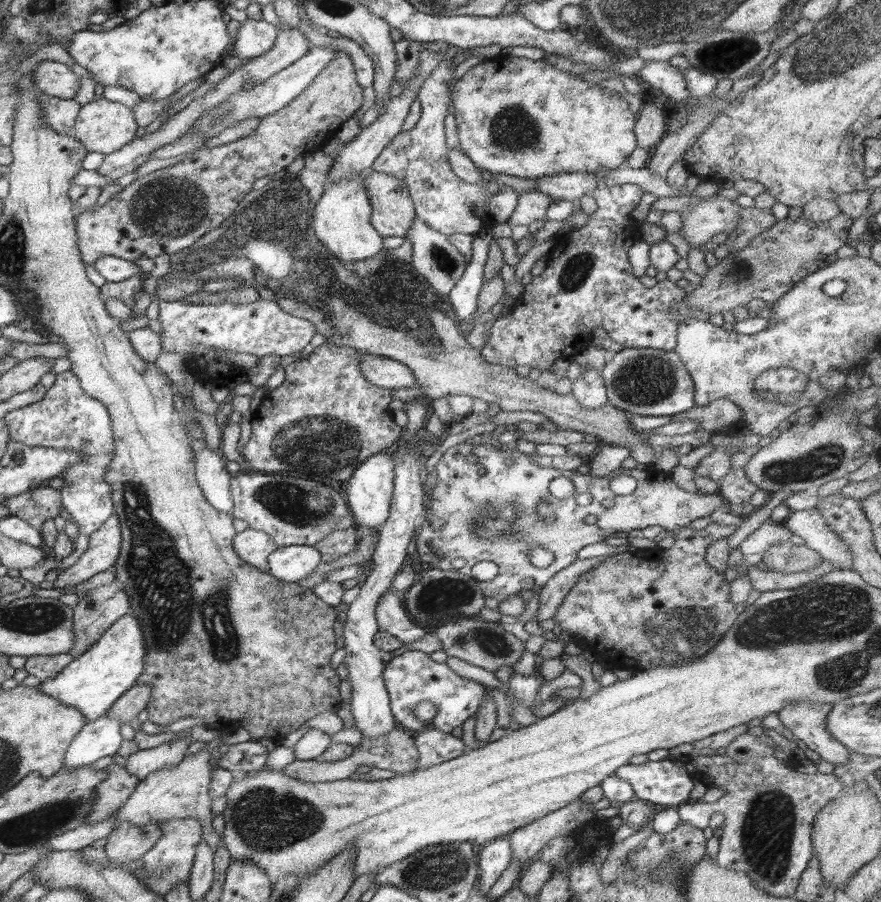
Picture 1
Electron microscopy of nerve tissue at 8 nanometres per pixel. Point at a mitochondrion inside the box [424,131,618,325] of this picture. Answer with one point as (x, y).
(574, 274)

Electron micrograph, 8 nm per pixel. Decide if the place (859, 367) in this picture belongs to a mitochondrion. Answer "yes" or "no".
no

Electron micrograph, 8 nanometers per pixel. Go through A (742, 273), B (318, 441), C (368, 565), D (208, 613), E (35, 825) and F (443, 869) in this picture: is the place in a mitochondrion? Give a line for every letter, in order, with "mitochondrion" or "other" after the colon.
A: mitochondrion
B: mitochondrion
C: other
D: mitochondrion
E: mitochondrion
F: mitochondrion

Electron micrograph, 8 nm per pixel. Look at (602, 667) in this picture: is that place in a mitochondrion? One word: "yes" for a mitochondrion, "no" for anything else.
no

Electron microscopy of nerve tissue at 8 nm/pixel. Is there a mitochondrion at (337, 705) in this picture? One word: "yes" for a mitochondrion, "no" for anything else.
no

